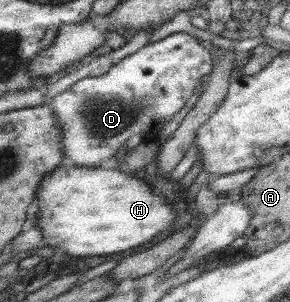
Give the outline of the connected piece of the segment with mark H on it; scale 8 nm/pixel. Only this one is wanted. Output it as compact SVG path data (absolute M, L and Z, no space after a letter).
M112 164L95 167L59 167L46 173L40 180L35 192L37 216L34 227L41 232L42 245L62 250L73 257L91 257L121 253L136 249L159 232L167 231L173 225L177 213L169 207L169 200L155 195L148 184L136 178L132 171L119 169Z

